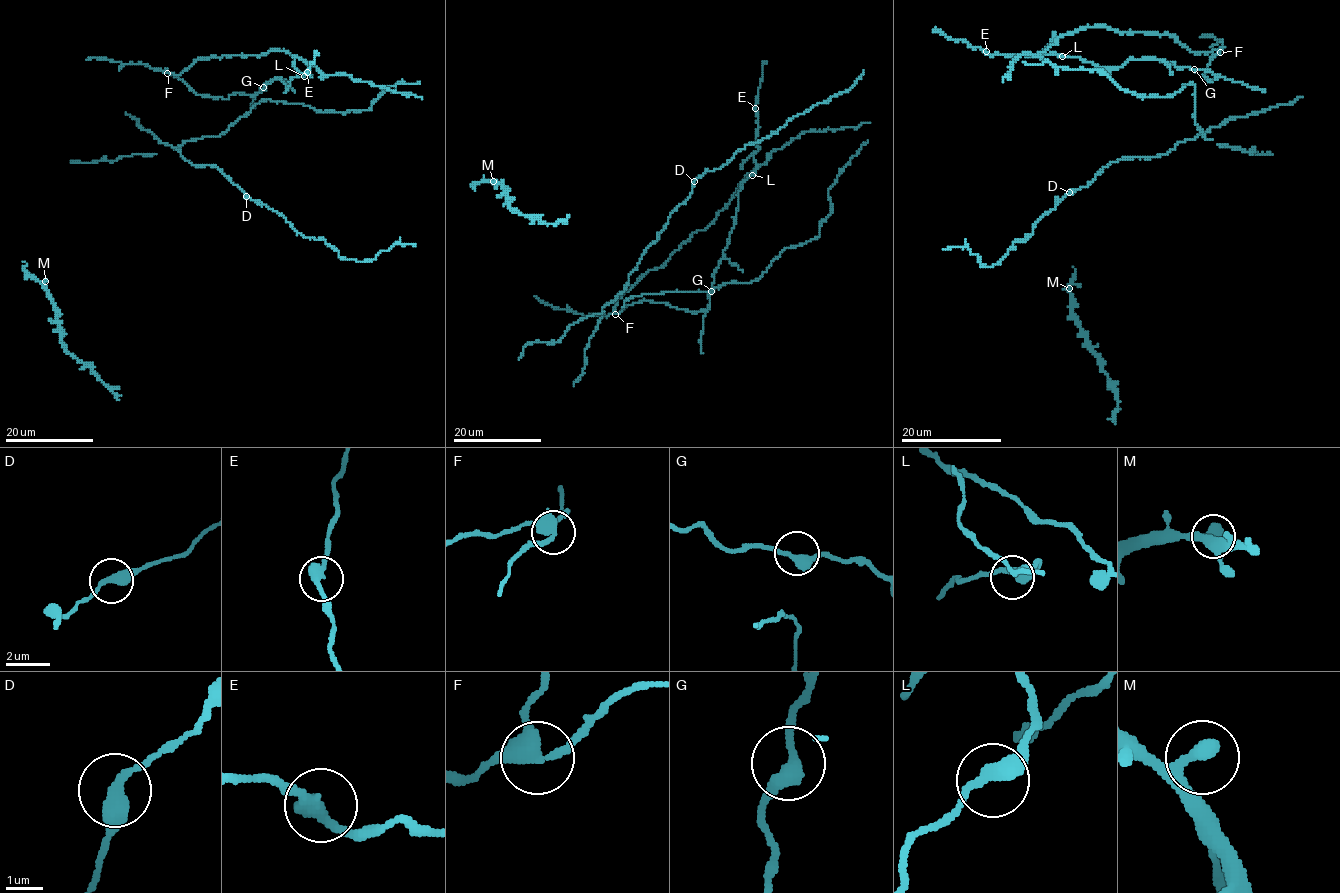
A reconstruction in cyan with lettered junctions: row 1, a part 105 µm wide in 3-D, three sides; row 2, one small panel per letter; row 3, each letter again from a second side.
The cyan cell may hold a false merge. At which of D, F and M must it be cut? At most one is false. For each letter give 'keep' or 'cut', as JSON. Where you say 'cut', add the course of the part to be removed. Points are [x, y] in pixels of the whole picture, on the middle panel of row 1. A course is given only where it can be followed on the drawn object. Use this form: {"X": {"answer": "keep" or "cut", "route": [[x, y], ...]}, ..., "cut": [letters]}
{"D": {"answer": "keep"}, "F": {"answer": "cut", "route": [[616, 314], [644, 300], [698, 312], [708, 307], [735, 223], [738, 192], [756, 169], [755, 109], [767, 62]]}, "M": {"answer": "keep"}, "cut": ["F"]}

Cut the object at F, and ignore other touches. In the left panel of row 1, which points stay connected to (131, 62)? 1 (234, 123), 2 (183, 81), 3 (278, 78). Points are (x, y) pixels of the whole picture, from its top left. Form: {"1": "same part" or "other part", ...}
{"1": "same part", "2": "other part", "3": "other part"}

